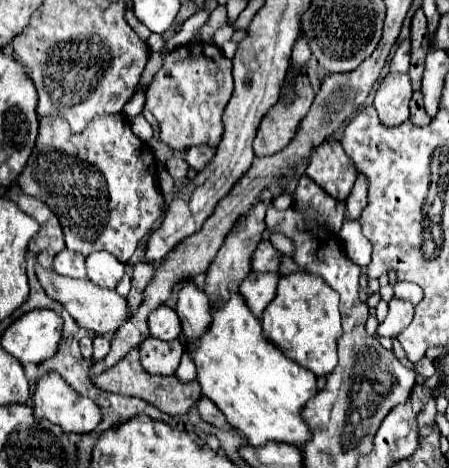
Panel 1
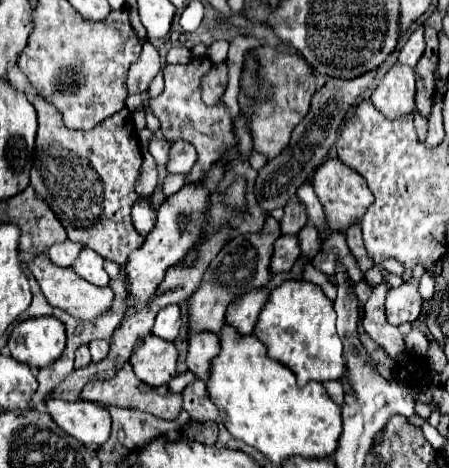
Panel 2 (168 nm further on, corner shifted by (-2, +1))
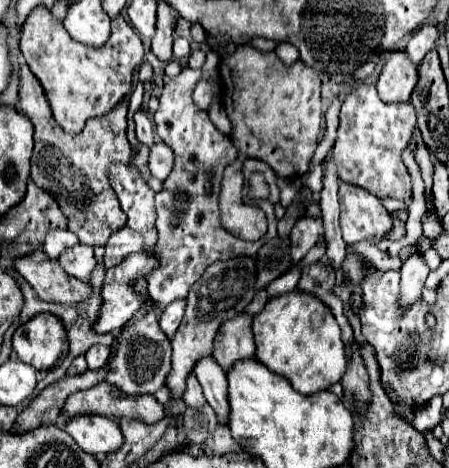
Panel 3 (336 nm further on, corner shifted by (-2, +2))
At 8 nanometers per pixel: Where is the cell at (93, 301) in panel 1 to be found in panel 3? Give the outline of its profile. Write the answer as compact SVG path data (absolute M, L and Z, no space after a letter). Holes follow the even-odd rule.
M42 249L20 257L14 267L26 277L42 301L76 307L78 303L86 303L86 299L92 295L92 287L88 283L66 275L60 263L50 259Z

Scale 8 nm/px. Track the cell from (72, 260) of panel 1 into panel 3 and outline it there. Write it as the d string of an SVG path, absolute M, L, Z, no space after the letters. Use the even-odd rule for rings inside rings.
M50 231L46 235L46 241L44 241L44 251L48 257L52 259L58 259L58 255L64 251L64 249L70 249L78 243L78 237L72 233L72 231Z

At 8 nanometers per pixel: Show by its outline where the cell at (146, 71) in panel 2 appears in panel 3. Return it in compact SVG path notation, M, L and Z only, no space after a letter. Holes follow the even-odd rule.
M22 63L20 65L20 103L18 103L18 109L22 113L26 113L30 117L30 121L34 123L34 155L32 155L32 171L30 171L32 181L38 187L42 187L44 191L48 191L50 195L56 197L58 207L68 217L68 229L78 235L80 243L90 245L90 247L106 245L110 235L114 231L122 229L124 223L126 223L126 213L120 209L118 197L114 195L114 189L110 187L108 169L114 163L130 165L132 157L134 157L132 145L128 143L128 137L126 137L128 103L120 101L118 107L114 107L114 111L110 111L110 113L106 113L102 117L94 117L94 119L86 121L86 127L78 135L66 135L62 131L62 127L58 127L58 123L54 123L54 115L50 111L50 105L46 103L46 93L42 91L42 85L38 83L38 79L34 79L34 75L26 67L26 63Z

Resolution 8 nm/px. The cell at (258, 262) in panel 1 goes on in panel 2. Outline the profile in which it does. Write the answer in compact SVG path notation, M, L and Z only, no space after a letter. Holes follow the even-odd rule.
M280 236L280 240L274 246L274 256L272 256L272 272L288 272L294 262L300 256L300 246L298 246L298 236Z

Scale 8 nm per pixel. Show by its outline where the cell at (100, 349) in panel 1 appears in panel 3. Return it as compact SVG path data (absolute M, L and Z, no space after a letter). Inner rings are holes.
M92 345L86 351L88 369L100 369L108 361L108 355L110 355L110 347L106 347L106 345Z

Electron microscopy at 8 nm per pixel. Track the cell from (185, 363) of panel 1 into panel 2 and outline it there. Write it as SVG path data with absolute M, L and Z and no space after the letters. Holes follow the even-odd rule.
M186 372L186 374L178 374L178 376L174 376L174 380L170 380L170 384L168 384L168 390L172 392L172 394L180 394L184 388L186 388L186 384L188 382L192 382L196 376L192 374L192 372Z

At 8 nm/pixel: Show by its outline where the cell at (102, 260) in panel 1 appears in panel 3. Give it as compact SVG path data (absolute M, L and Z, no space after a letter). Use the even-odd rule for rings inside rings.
M74 245L72 249L66 249L60 255L60 265L66 269L68 275L80 279L80 281L90 281L90 275L96 267L96 257L94 249L88 245Z

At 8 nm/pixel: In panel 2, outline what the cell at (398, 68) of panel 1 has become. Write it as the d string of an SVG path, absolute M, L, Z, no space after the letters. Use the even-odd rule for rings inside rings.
M420 26L418 30L414 30L414 32L410 34L408 42L402 46L398 60L400 60L402 64L416 66L418 60L422 58L422 54L424 54L424 48L426 48L426 44L424 44L424 28Z

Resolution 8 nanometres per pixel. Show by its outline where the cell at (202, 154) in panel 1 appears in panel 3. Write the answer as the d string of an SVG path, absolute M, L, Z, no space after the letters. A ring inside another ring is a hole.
M158 141L150 149L148 167L150 167L150 171L152 171L154 177L158 177L160 181L164 181L170 175L170 171L174 169L174 151L170 151L170 147L166 147L166 143Z

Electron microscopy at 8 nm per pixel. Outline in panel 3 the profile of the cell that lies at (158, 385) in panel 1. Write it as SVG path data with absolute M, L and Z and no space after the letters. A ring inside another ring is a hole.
M100 383L86 391L76 391L66 399L64 411L68 417L76 415L106 415L106 417L134 417L144 423L158 423L164 419L164 405L154 395L122 395L114 385Z

